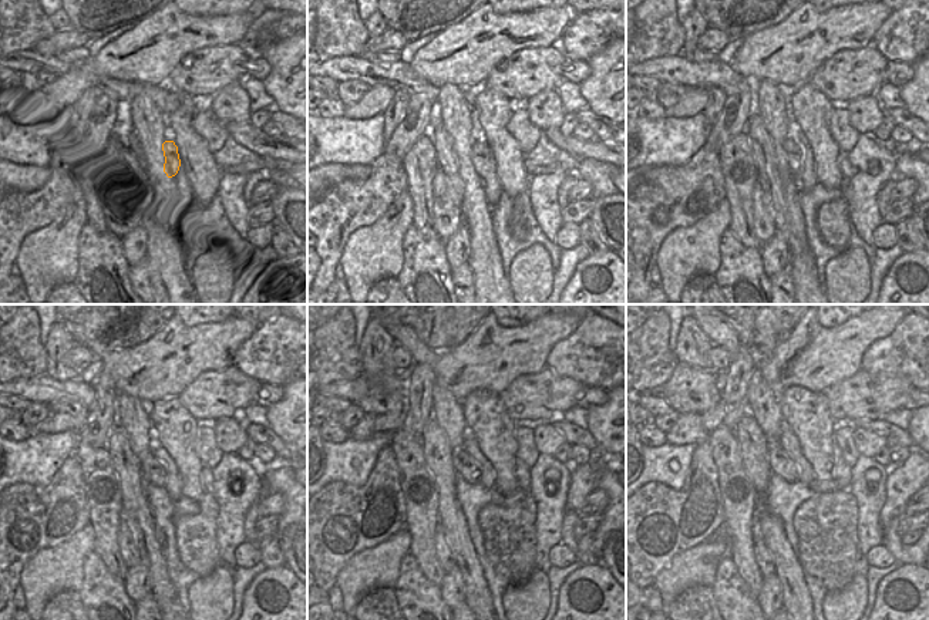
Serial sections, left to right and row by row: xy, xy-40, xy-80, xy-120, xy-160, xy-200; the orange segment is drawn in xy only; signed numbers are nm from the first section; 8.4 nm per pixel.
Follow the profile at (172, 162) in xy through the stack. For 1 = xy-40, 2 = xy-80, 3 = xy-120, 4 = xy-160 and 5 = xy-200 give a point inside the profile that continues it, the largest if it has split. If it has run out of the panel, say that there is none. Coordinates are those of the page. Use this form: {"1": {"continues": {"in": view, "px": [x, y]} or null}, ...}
{"1": {"continues": {"in": "xy-40", "px": [478, 151]}}, "2": {"continues": {"in": "xy-80", "px": [795, 154]}}, "3": {"continues": {"in": "xy-120", "px": [151, 471]}}, "4": {"continues": {"in": "xy-160", "px": [465, 467]}}, "5": {"continues": {"in": "xy-200", "px": [781, 464]}}}

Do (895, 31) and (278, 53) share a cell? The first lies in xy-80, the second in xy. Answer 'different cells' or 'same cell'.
different cells

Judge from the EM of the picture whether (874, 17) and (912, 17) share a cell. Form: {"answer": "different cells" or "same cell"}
{"answer": "different cells"}

